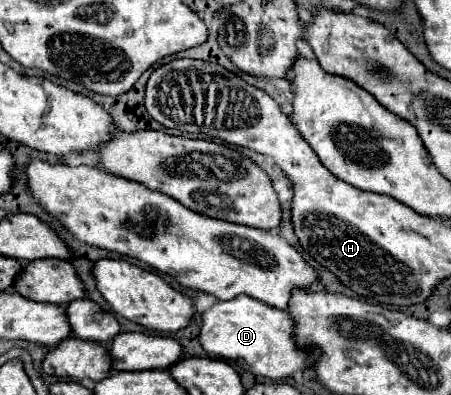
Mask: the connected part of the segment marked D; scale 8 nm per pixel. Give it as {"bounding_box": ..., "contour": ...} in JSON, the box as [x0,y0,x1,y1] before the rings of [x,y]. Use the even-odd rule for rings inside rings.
{"bounding_box":[200,295,308,379],"contour":[[[238,295],[230,301],[218,301],[212,309],[202,313],[200,345],[208,355],[236,361],[254,375],[282,379],[308,367],[308,357],[292,339],[292,325],[294,323],[286,311],[248,299],[248,295]]]}

